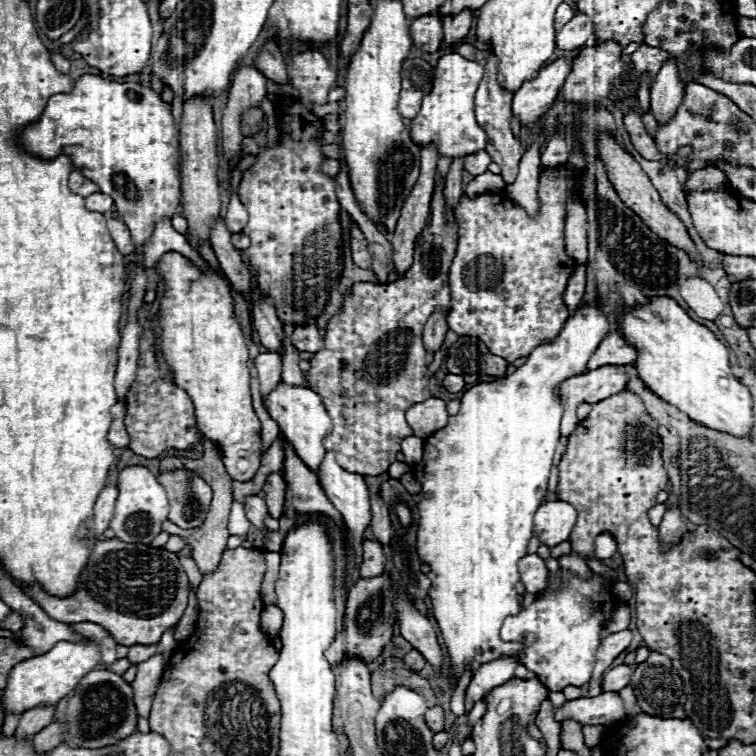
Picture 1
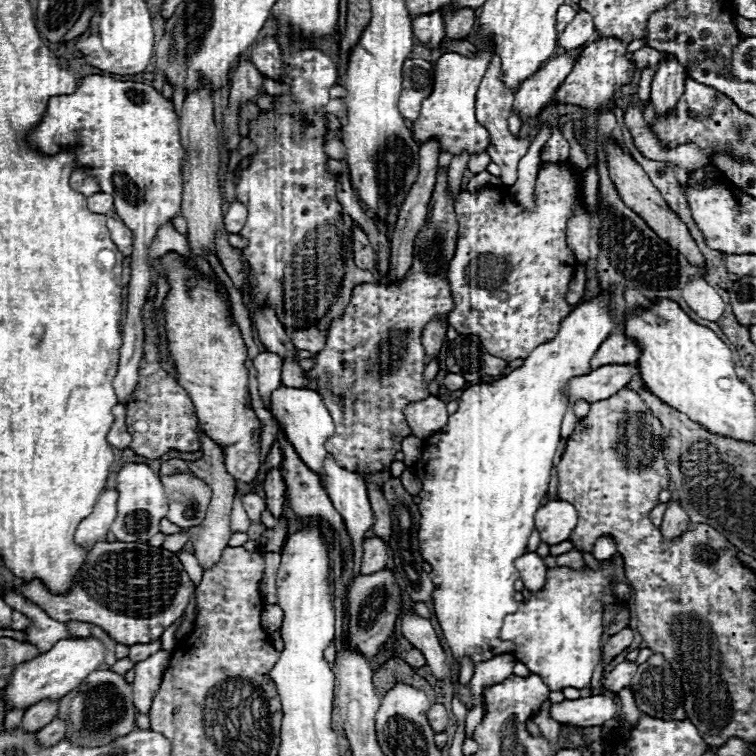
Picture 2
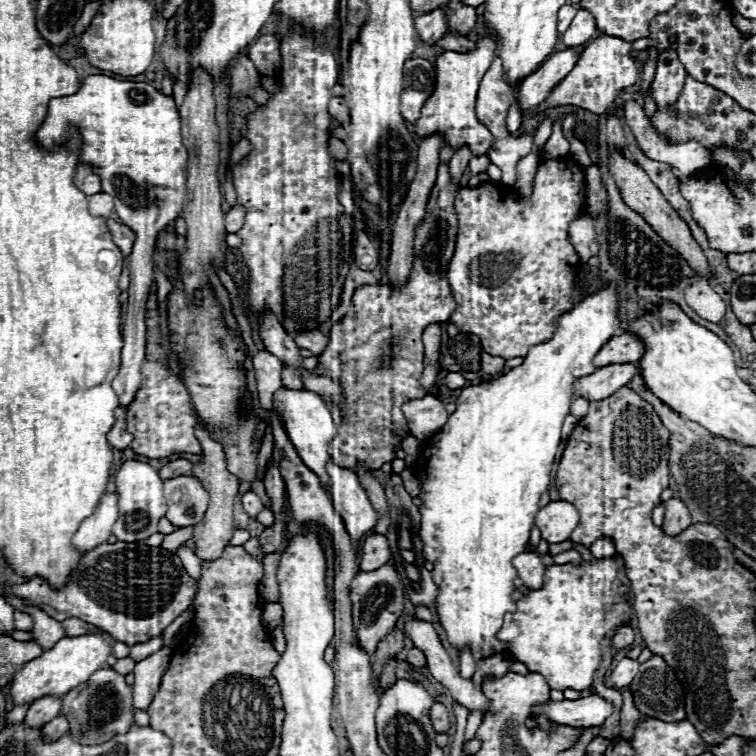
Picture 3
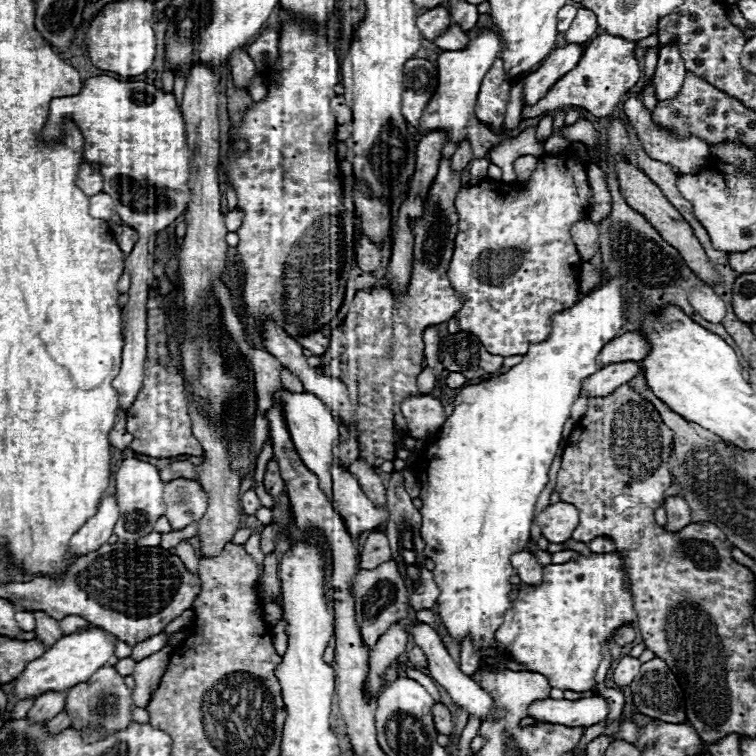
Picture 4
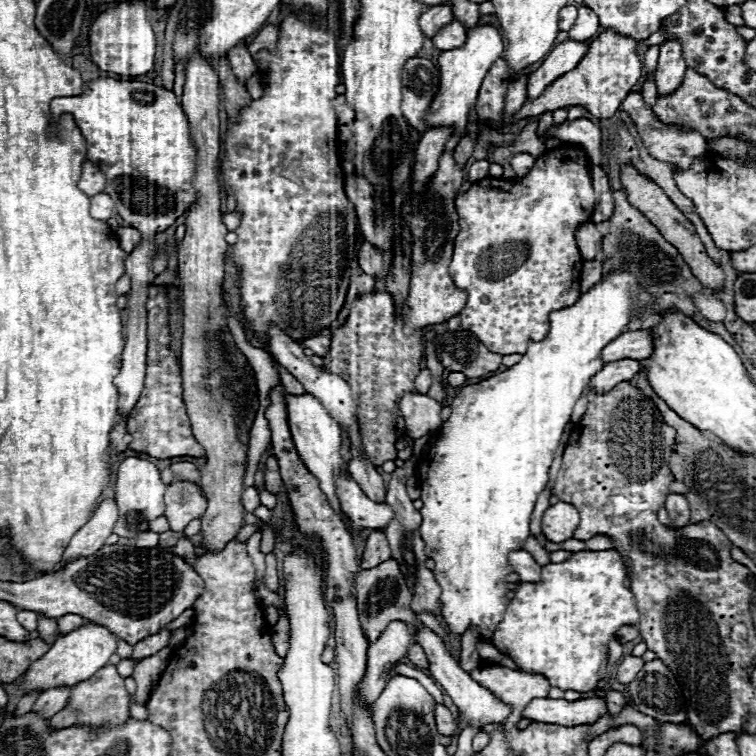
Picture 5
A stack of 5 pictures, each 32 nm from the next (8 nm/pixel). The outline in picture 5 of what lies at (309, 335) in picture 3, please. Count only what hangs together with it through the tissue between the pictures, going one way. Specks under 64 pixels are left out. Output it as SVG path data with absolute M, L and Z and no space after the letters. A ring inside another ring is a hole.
M314 336L302 342L306 348L312 348L316 356L326 356L330 352L330 338L328 336Z

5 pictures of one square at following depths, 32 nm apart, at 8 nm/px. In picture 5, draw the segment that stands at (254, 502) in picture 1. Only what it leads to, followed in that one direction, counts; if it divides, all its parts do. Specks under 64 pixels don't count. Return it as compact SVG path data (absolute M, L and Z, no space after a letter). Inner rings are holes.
M248 486L242 494L242 504L246 512L252 512L256 506L260 506L260 498L258 498L258 490L254 486Z

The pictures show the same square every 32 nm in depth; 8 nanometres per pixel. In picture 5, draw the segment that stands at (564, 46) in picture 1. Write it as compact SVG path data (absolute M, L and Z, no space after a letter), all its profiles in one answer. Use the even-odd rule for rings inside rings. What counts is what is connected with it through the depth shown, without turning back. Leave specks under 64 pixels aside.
M586 6L578 8L578 18L576 18L576 24L568 30L568 38L574 38L574 40L590 40L598 32L600 32L598 16L590 8L586 8Z

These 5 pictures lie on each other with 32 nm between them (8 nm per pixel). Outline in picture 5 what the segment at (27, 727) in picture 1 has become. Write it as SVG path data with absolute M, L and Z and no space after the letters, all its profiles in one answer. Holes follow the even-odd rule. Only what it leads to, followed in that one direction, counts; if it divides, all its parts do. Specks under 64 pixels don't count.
M60 686L60 688L48 688L44 690L36 704L34 704L34 712L42 714L44 718L52 718L58 710L62 710L62 706L68 704L70 700L70 692L72 692L72 686Z

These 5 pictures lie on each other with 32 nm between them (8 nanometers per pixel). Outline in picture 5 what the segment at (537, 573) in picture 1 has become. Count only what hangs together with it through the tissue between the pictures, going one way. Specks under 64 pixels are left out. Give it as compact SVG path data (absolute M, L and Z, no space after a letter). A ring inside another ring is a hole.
M524 550L510 552L508 562L514 568L514 572L520 576L522 582L538 582L538 570L542 566L536 564L536 560L528 552L524 552Z

